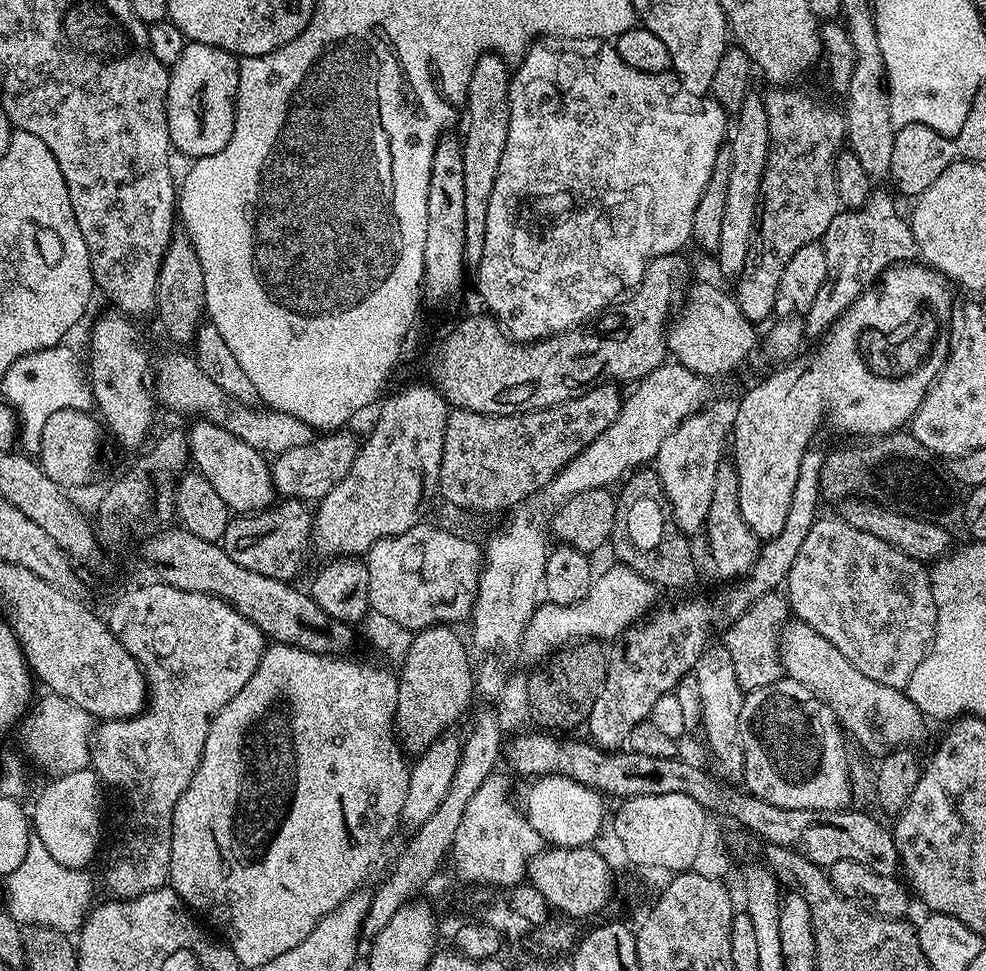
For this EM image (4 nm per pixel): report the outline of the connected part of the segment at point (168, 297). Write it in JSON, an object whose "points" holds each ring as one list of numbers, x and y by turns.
{"points":[[186,234,173,235,170,246,166,246,166,254,160,263,158,270,158,282,156,283,155,311,160,312,160,320,164,323,164,332,172,340,177,340,177,345,195,341,196,332,200,329,206,316,204,303,206,302,206,278,202,278,202,262,198,262,198,254]]}

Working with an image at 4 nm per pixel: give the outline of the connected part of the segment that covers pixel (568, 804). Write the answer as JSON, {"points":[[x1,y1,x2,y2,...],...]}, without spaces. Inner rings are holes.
{"points":[[542,776,531,781,524,792,522,815,549,845,558,848,583,848,605,827,605,797,592,788,582,786,565,776]]}

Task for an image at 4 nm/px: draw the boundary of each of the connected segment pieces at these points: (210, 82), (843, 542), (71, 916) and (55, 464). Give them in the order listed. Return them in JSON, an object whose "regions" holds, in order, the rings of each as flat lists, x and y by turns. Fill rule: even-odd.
{"regions":[[[185,43,182,58,168,74,166,118,171,147,187,158,218,154,234,134,240,60,218,46]],[[843,518,817,519,790,567,786,595,795,619,810,625,866,678,882,686,907,689,910,674,914,674,918,662,922,662,936,633,936,607,929,569,921,561,911,560,894,550,894,546,882,542,882,538,850,526]],[[37,838,29,839,26,858,18,870,3,881,4,900,8,912,22,926,50,926,59,932,75,933,93,905,92,880,84,870,62,866]],[[67,407,50,414,43,426,38,449,39,466,48,478,66,490,86,485,96,472,103,427,97,417,91,416,91,413]]]}

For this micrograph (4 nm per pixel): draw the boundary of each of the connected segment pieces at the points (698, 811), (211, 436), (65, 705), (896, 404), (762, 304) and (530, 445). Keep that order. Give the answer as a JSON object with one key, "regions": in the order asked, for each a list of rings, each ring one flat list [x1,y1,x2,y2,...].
{"regions":[[[686,794,640,795,638,798,626,798,612,823,612,829,622,841,631,865,635,867,658,866,671,872,689,871,697,860,700,846,706,842,706,819,708,814,704,808]],[[200,418,195,423,193,428,187,429,191,463,195,471,201,472,206,482,214,486,228,509,236,514,247,514,273,507,278,493,272,484,272,470,265,453,254,450,254,446,246,446,242,438,234,438,230,430,222,430,222,426,209,420]],[[47,693,40,705,35,705,32,720,25,719,23,755,31,762,27,765,27,777,44,782,60,778,72,772,87,769,91,763,91,736,94,731,94,718,64,696]],[[923,262,899,263,895,266,888,267,871,287,865,289,863,293,849,306,843,313,837,317,824,332,821,343,809,354,805,360,801,358,793,359,791,362,785,363,777,370,773,376,765,378,761,384,756,384,744,397,739,397,736,406,736,420,732,424,730,433,730,456,736,465,736,474,738,478,738,506,742,510,742,518,746,522,746,526,750,526,750,530,756,536,756,539,765,542,772,540,782,531,784,515,790,508,791,495,794,492,795,482,798,480,799,467,802,464,802,458,807,454,810,445,813,443,812,435,816,432,824,416,828,416,828,420,840,432,845,432,848,438,871,438,873,436,886,436,889,432,903,429,905,425,912,419,912,415,918,410,918,406,924,400,924,395,928,393,928,387,939,374,942,366,948,357,950,347,949,324,954,307,952,301,953,285,947,280,941,272,935,268,928,267]],[[772,86,763,93,766,106,766,118,770,122,770,154,766,162,766,170,760,187,760,207,758,209,758,239,748,252,746,266,735,277,734,295,736,304,747,320,761,322,776,310,778,282,782,278,782,270,786,270,786,262,794,258,802,246,817,243,826,234,827,227,833,221,842,205,838,196,835,180,836,157,846,144,845,113,838,107,831,108,820,100,815,100,800,86]],[[608,382,598,384,576,400,567,400,553,408,520,412,516,416,478,414,465,408,449,411,446,438,442,442,439,495,445,496,454,507,469,508,472,512,511,510,524,503,529,496,545,488,581,450,602,434,602,430,612,425,614,418,618,418,622,396,612,387]]]}

